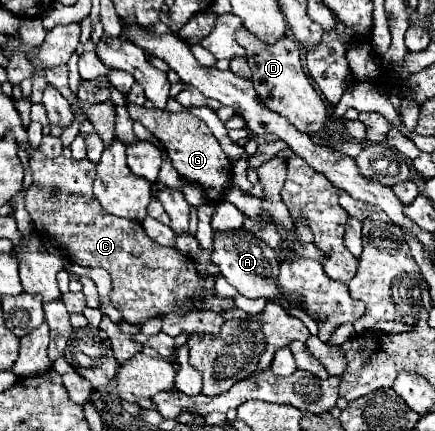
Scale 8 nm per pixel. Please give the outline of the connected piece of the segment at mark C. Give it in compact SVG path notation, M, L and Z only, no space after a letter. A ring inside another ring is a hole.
M36 150L34 156L30 158L30 168L32 168L34 182L26 190L26 210L32 218L36 232L42 238L54 238L60 244L64 244L70 252L68 258L72 262L76 262L78 266L104 268L112 276L112 292L108 298L114 304L114 308L118 308L124 314L126 322L138 324L138 322L146 322L150 318L156 318L156 316L162 316L168 312L192 312L192 310L196 310L192 306L192 302L200 292L206 294L204 306L200 306L204 310L220 312L220 310L230 310L234 306L232 298L216 298L210 294L214 278L198 276L194 262L190 258L180 254L176 248L164 248L164 246L156 244L154 240L150 240L138 222L118 218L118 216L106 214L102 210L100 202L92 194L96 166L90 160L74 160L74 158L66 158L66 156L58 156L54 160L50 160L40 150Z

